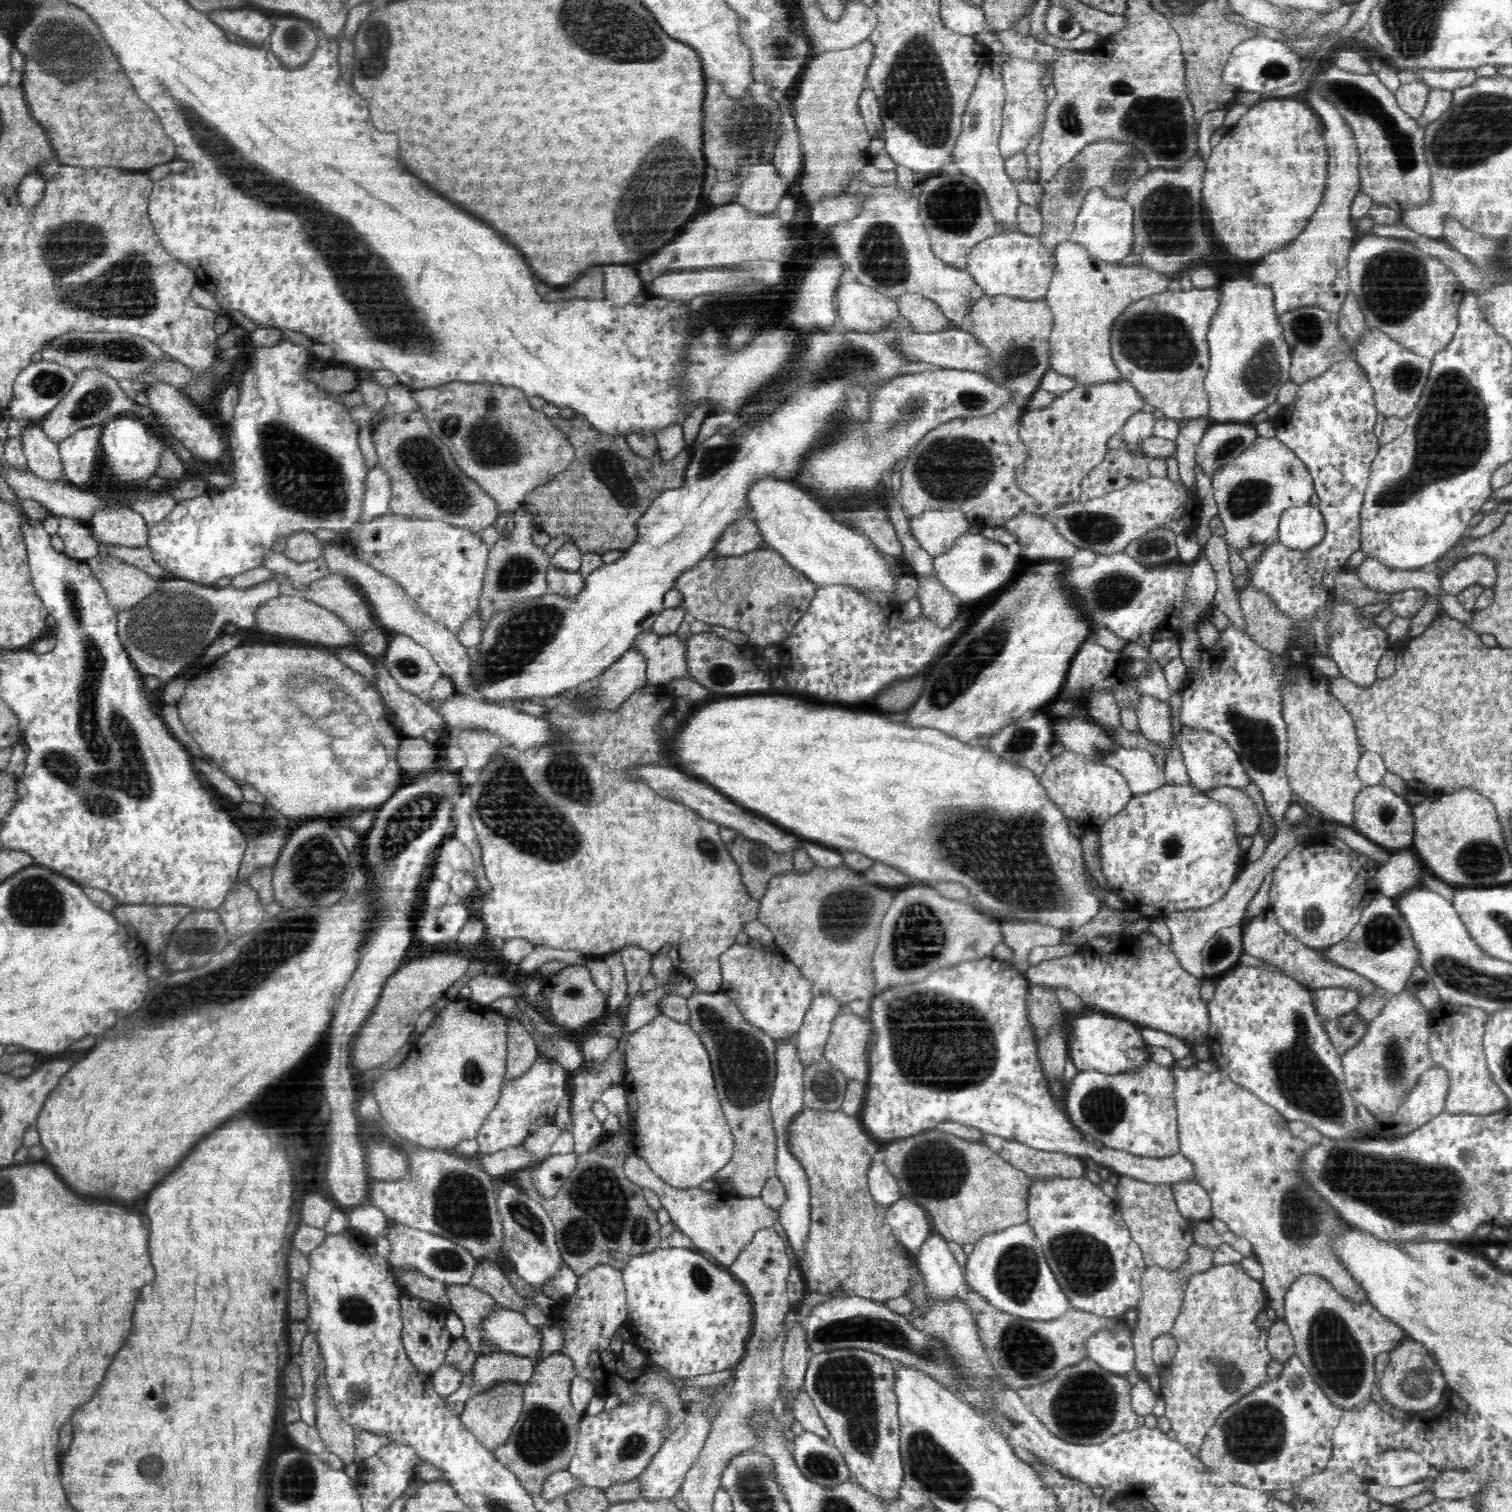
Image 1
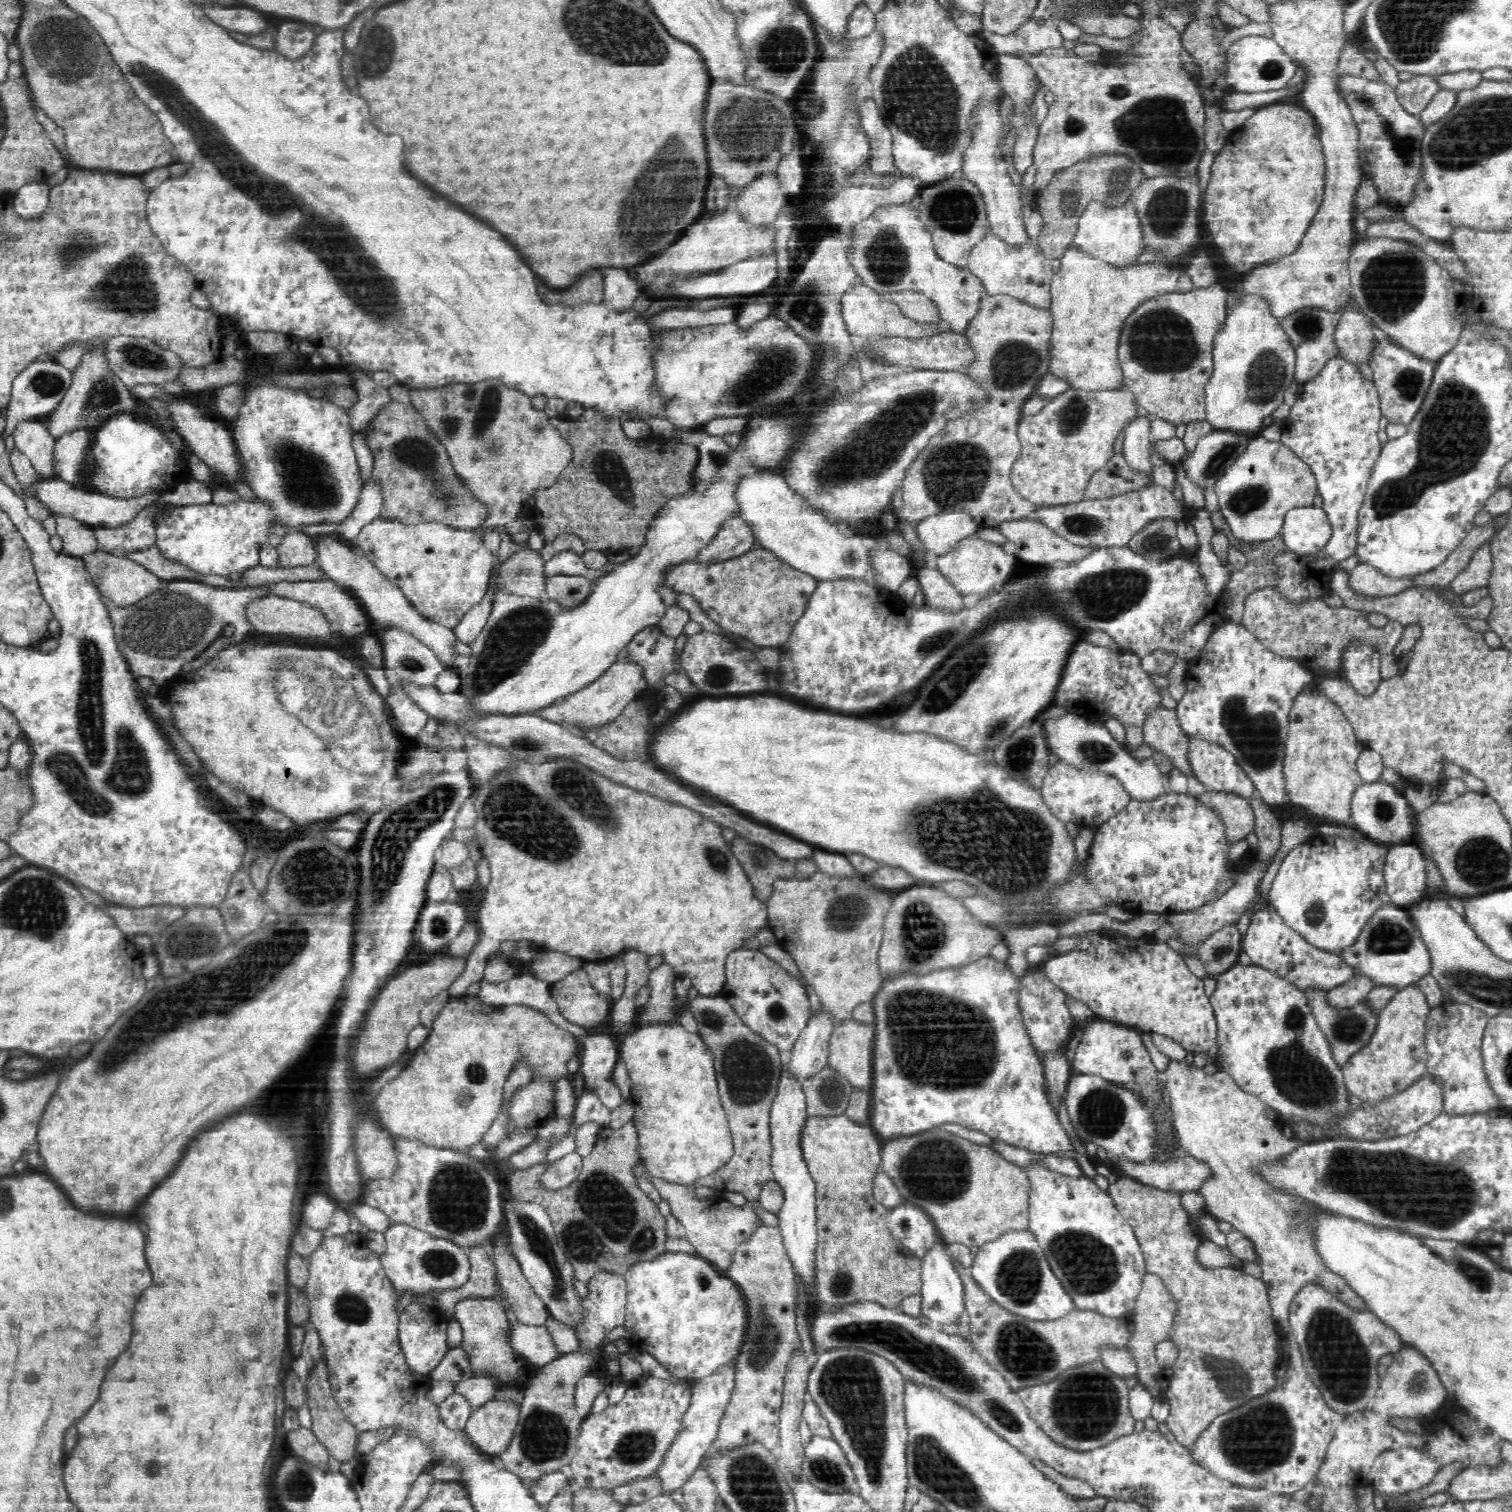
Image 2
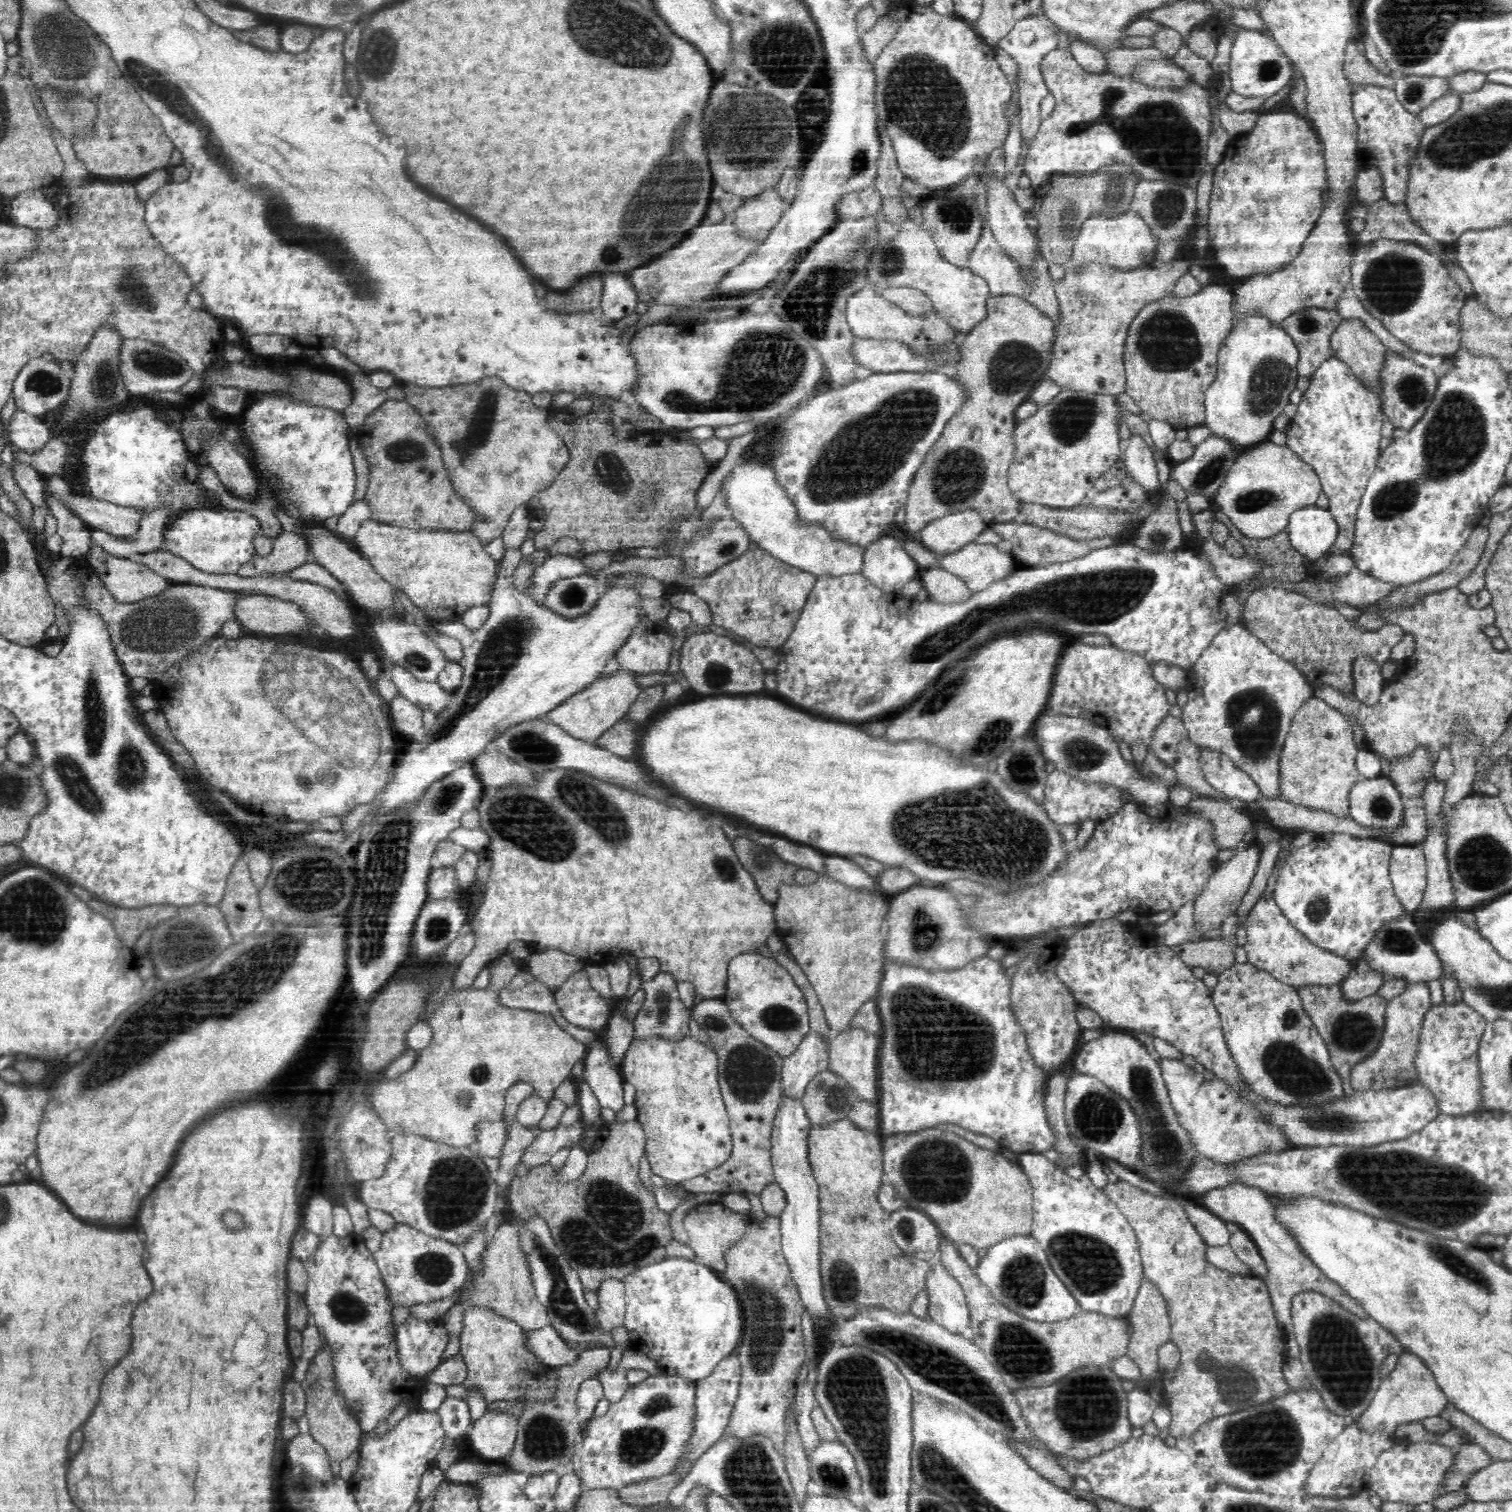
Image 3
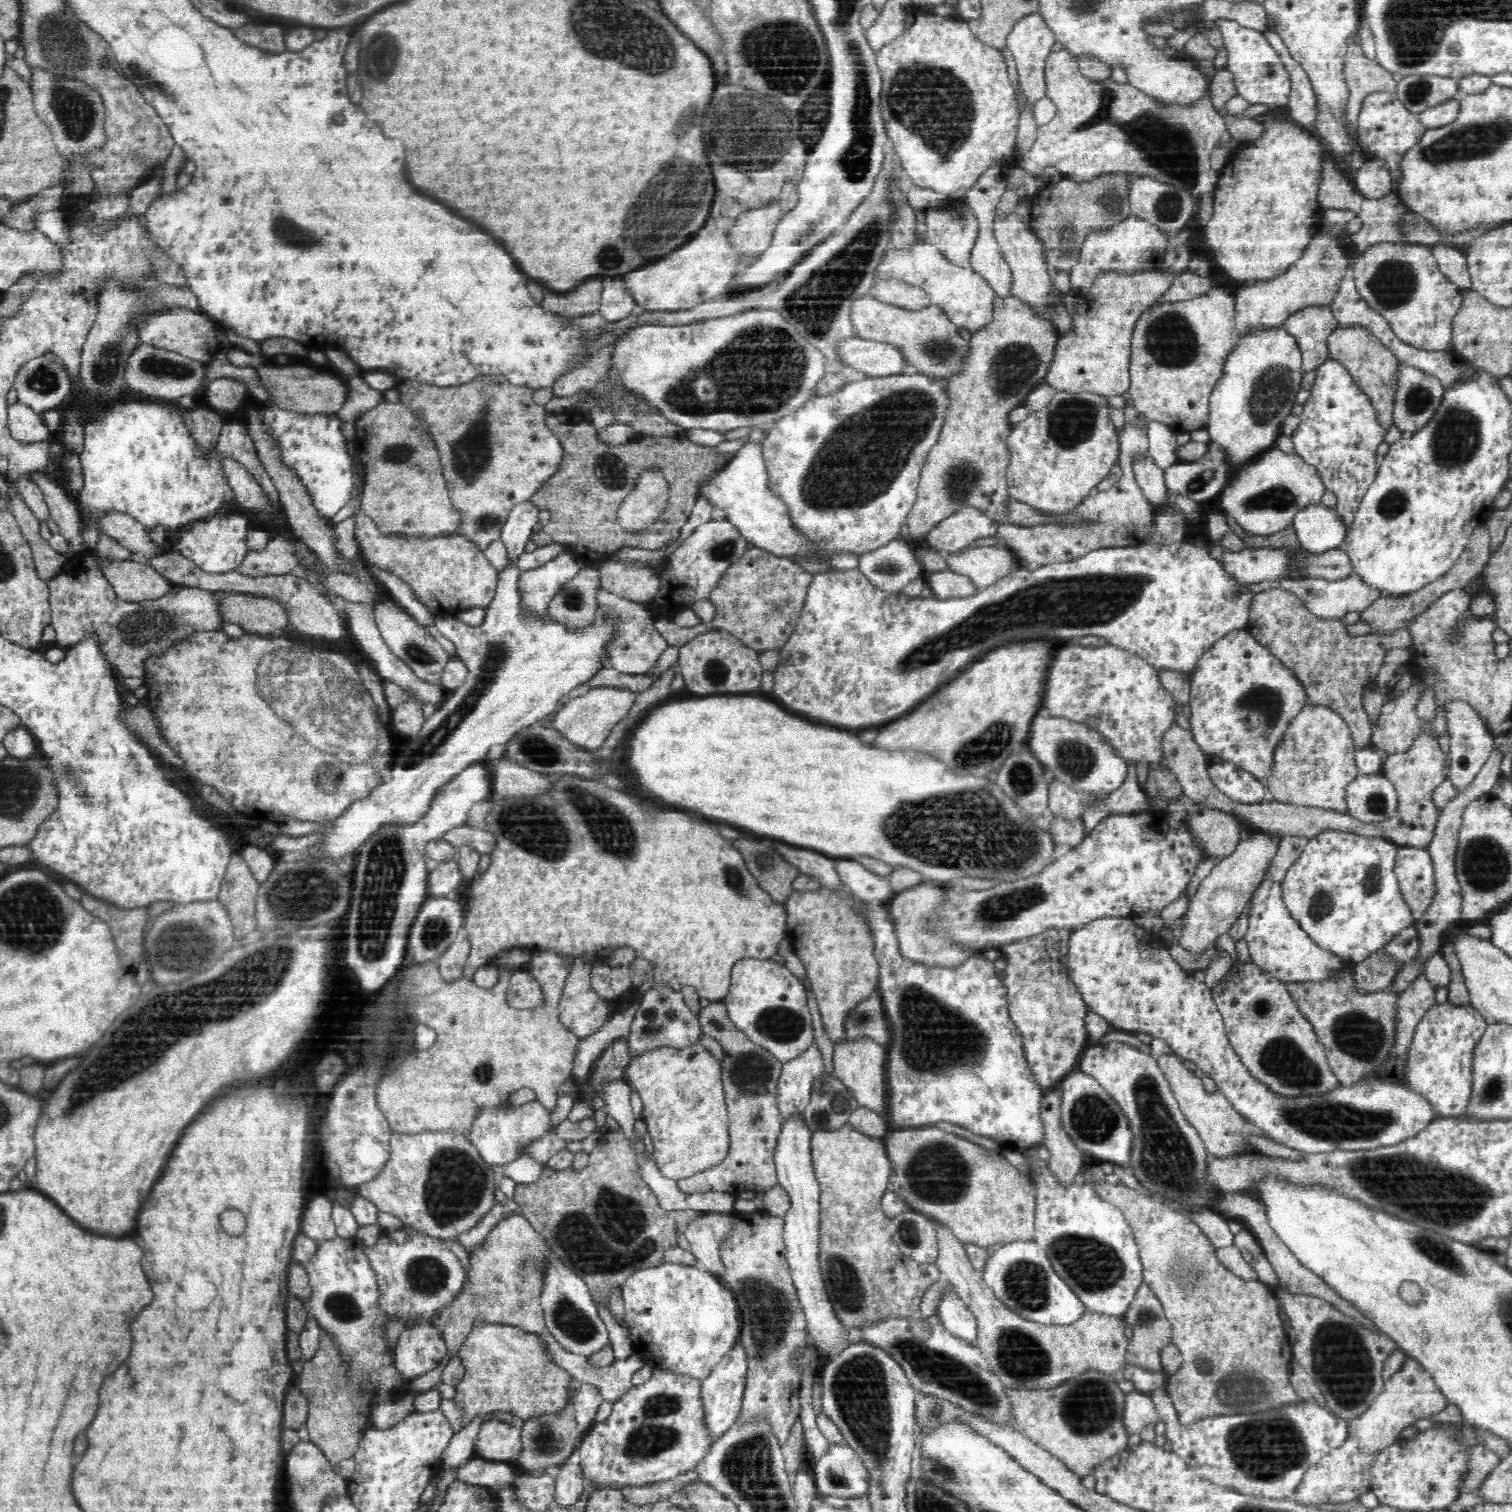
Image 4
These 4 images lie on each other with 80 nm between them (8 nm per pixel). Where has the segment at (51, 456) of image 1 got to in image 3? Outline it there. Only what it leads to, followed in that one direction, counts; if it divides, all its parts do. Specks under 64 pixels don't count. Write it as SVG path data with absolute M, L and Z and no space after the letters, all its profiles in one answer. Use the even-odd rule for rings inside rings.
M18 409L10 418L9 436L13 446L24 452L36 452L53 439L51 427L23 409Z

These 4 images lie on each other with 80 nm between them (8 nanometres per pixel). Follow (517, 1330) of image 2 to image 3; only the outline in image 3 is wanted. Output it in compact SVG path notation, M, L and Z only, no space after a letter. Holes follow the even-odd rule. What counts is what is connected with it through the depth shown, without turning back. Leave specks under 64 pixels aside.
M550 1324L526 1333L527 1350L550 1367L569 1365L578 1358L579 1354L569 1348Z

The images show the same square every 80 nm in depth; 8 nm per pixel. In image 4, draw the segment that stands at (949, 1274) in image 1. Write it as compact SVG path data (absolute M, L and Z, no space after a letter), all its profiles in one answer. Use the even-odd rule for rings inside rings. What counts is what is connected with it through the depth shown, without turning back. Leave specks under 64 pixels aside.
M954 1288L941 1296L935 1314L948 1332L977 1346L977 1320Z

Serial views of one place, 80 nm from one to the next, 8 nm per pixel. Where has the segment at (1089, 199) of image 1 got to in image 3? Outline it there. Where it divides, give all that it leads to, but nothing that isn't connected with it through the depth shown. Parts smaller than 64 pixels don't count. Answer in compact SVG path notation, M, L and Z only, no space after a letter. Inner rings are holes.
M1132 209L1123 212L1123 214L1120 215L1112 215L1111 218L1108 218L1106 215L1096 214L1094 218L1086 220L1080 229L1079 235L1076 237L1071 260L1076 258L1078 264L1082 264L1082 262L1095 262L1120 270L1150 267L1156 265L1153 260L1154 251L1156 250L1157 245L1158 240L1155 239L1154 233L1151 232L1150 228L1148 228L1144 219L1138 213L1132 211Z

